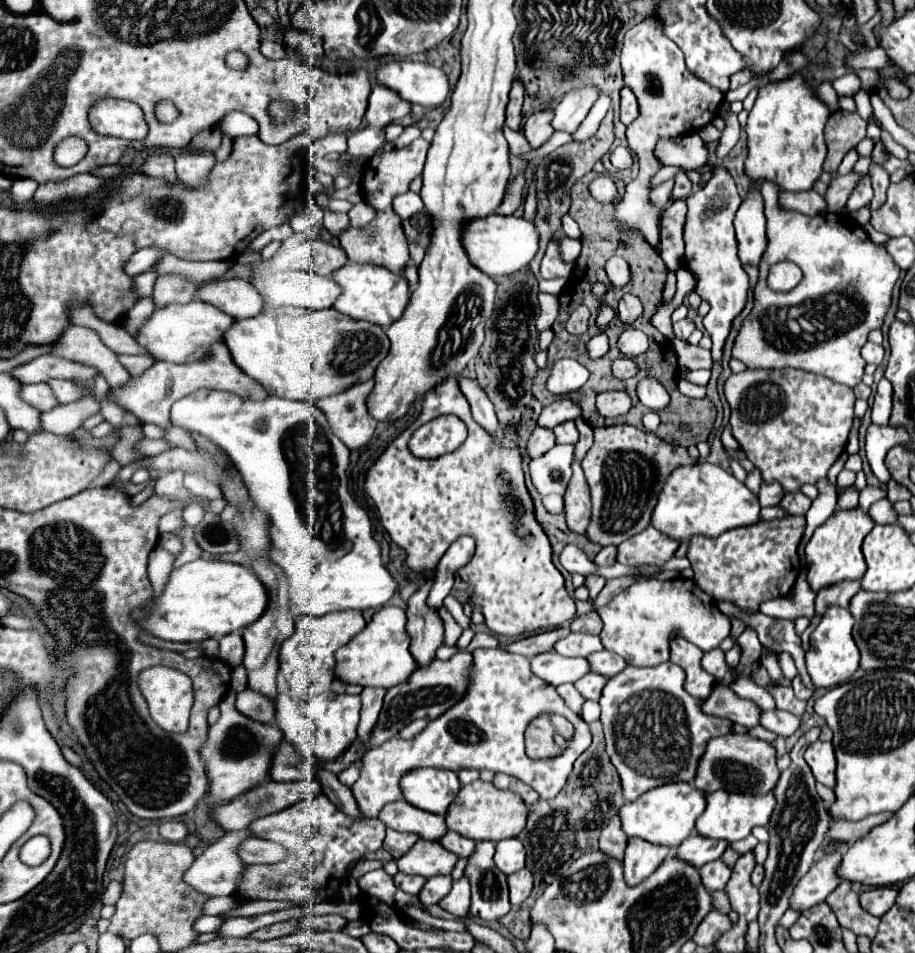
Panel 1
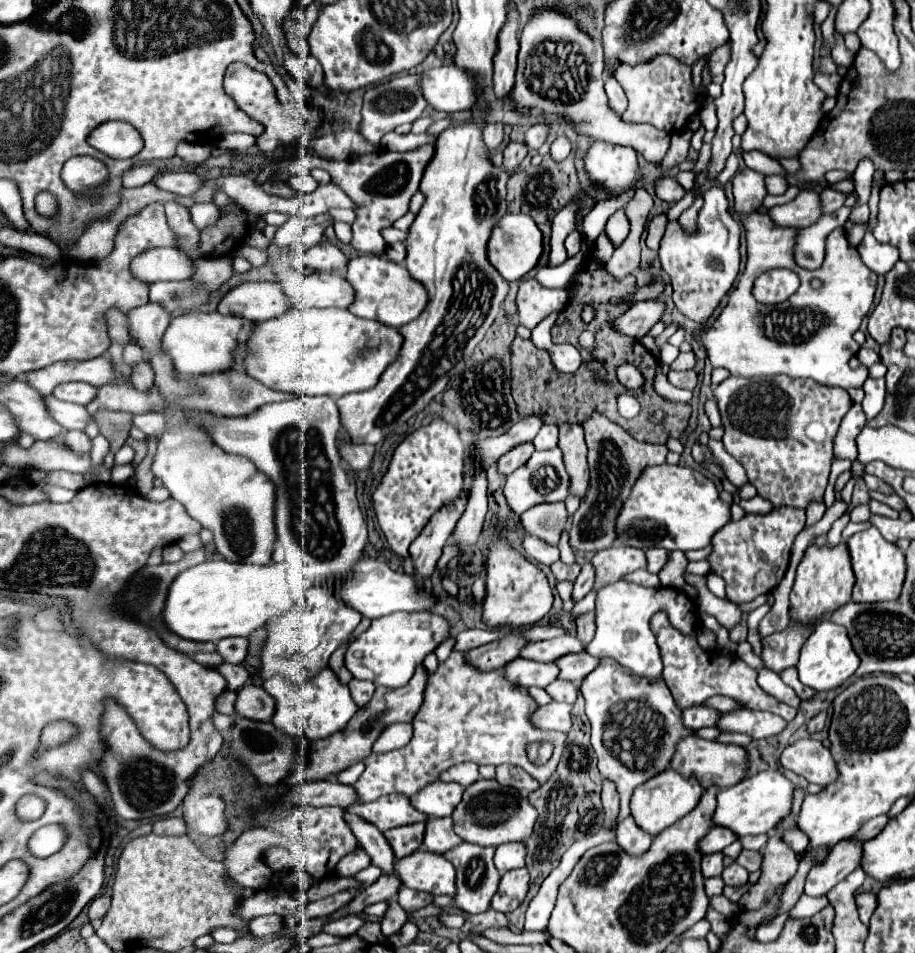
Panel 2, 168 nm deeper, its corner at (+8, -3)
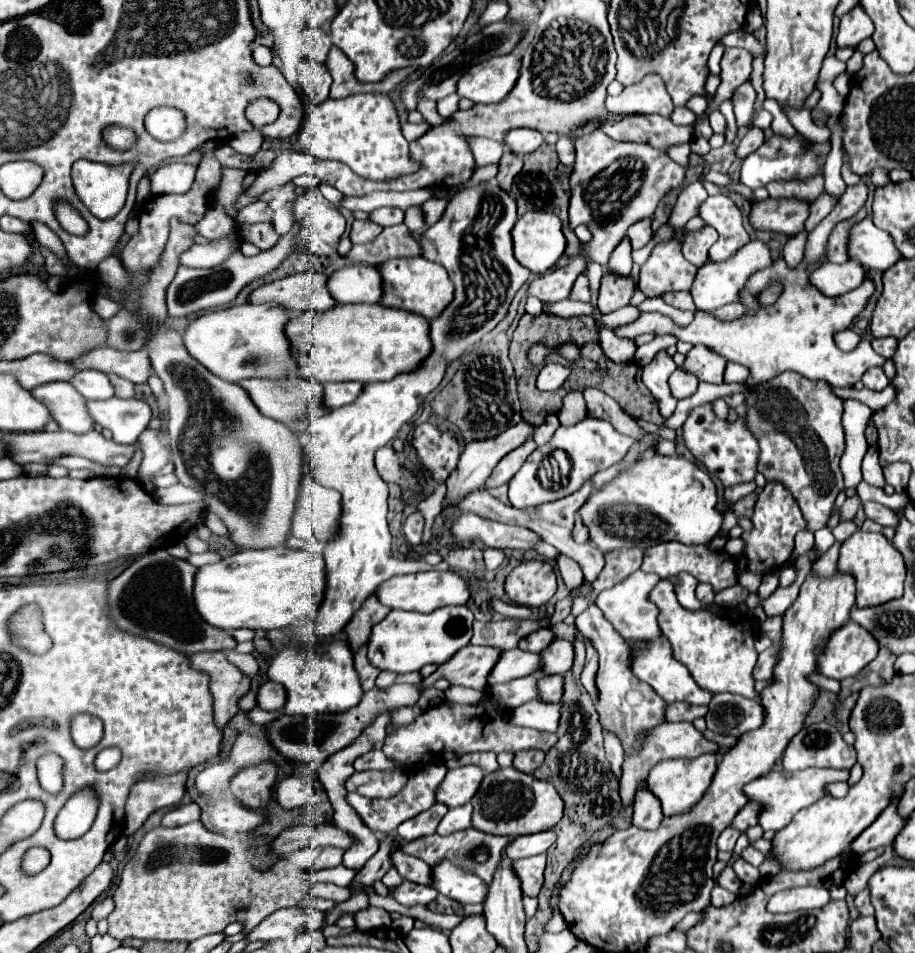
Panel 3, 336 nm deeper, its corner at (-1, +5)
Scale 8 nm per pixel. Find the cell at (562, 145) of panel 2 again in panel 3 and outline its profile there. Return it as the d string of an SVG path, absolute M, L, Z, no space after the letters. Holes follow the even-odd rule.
M561 136L555 144L557 148L557 156L559 156L559 162L563 166L573 166L575 164L575 146L573 146L573 140L569 140L567 136Z

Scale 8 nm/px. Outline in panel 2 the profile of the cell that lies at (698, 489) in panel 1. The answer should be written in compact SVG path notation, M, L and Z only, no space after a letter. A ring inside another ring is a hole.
M650 466L646 468L624 502L616 520L618 540L636 548L666 550L698 550L710 544L716 530L732 520L730 504L720 498L712 478L684 466Z

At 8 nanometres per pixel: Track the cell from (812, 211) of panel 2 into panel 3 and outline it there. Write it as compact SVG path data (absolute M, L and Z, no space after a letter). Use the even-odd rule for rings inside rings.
M767 198L763 202L751 204L749 224L755 230L767 230L791 238L803 230L807 216L809 216L809 204L805 202L801 204L801 200Z

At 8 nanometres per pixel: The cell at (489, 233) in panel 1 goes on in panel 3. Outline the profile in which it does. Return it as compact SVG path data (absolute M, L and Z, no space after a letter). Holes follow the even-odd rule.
M549 212L523 214L513 228L513 242L515 258L539 276L557 264L567 246L561 220Z

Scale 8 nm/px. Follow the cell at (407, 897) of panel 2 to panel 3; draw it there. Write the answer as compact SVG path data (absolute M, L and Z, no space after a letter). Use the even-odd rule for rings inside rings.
M403 880L395 888L389 888L389 896L395 898L403 906L417 906L417 904L427 906L429 902L433 902L437 898L437 894L439 892L435 888L431 888L431 886L413 884L413 882L407 882L407 880Z

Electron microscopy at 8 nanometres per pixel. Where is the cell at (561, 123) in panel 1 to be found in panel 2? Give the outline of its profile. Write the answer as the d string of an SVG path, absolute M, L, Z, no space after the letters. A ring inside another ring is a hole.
M534 124L526 136L524 136L524 142L530 146L530 148L540 148L546 140L548 140L548 134L550 134L550 126L548 124Z

